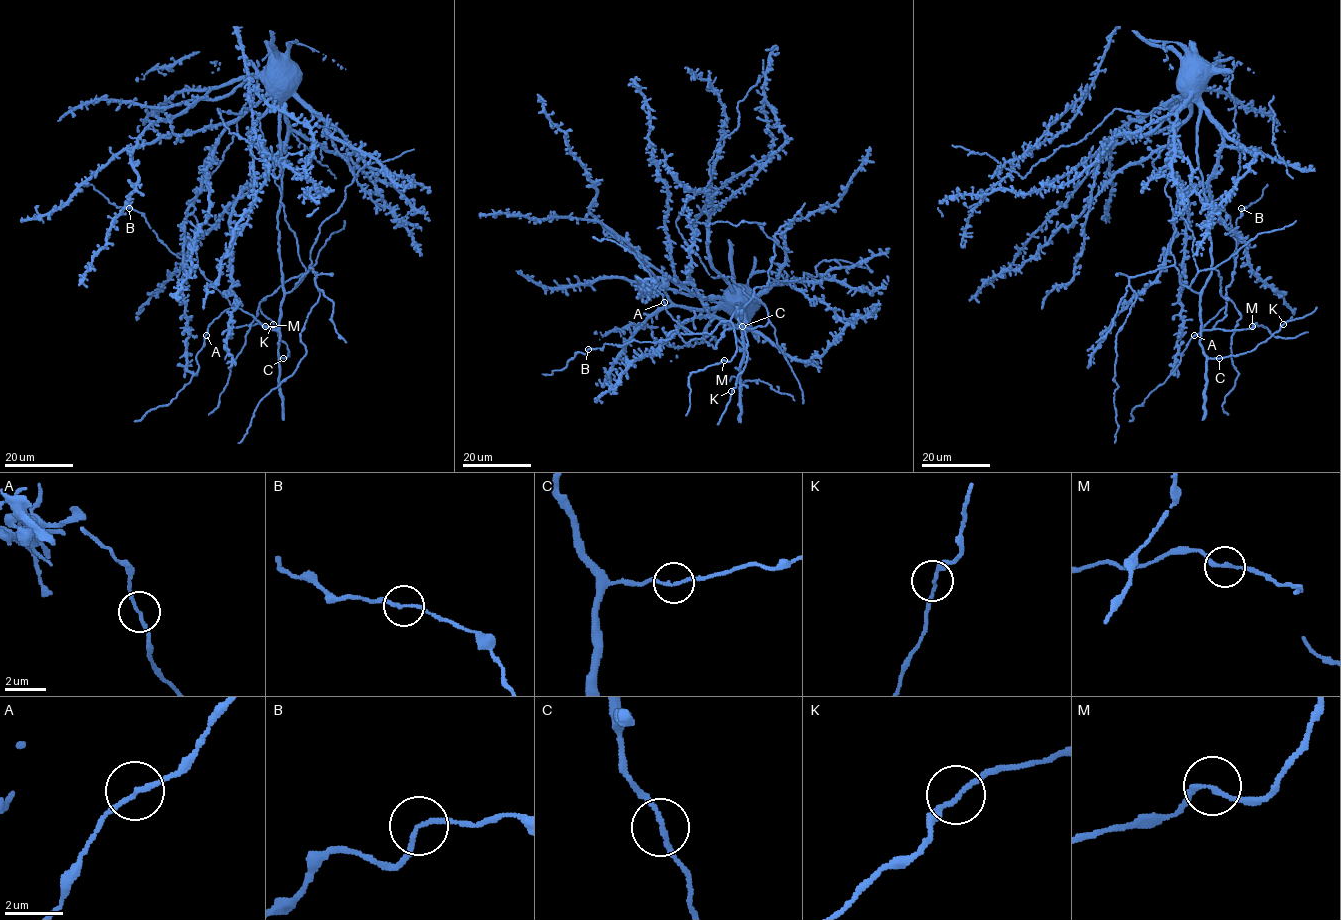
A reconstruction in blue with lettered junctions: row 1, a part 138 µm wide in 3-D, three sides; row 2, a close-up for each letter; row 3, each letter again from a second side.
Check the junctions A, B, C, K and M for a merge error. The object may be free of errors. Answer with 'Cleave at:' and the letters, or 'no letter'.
Cleave at: no letter

